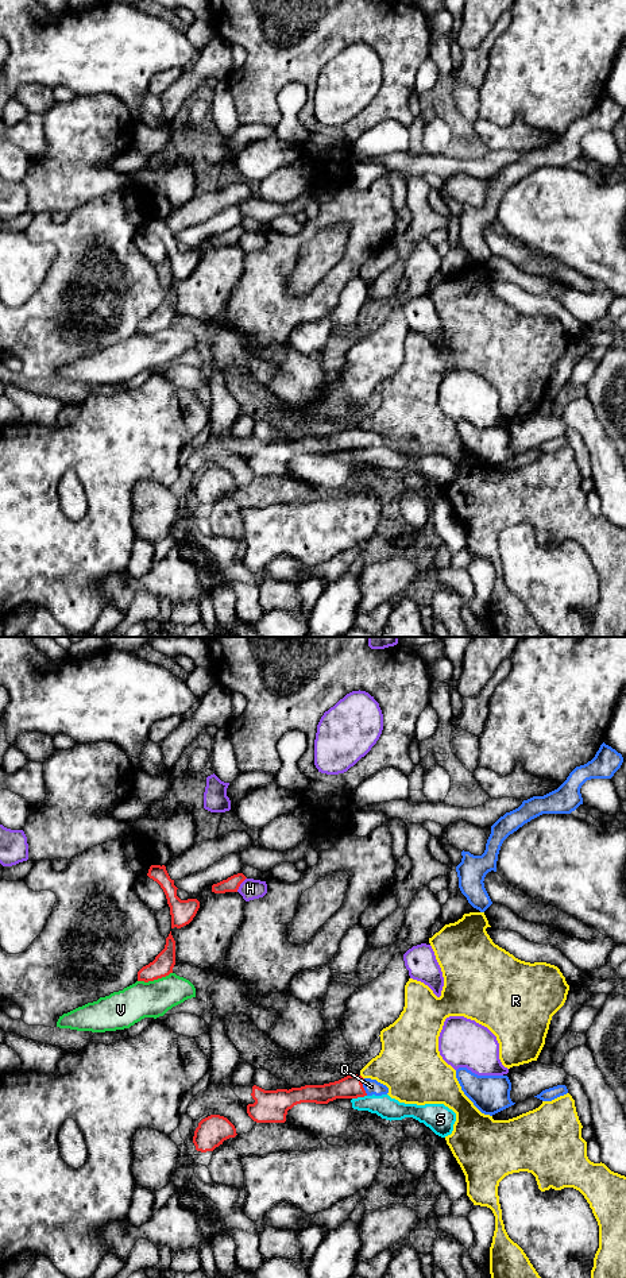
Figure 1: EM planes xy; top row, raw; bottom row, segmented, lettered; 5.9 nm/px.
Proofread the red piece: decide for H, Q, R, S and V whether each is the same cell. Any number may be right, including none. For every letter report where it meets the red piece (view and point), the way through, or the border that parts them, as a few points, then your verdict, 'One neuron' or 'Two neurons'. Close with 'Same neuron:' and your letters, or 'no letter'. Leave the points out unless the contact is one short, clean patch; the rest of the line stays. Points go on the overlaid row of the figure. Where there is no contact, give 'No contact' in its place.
H: Touches red at xy (240, 883). Boundary: xy (246, 877), (236, 891). Two neurons
Q: Touches red at xy (362, 1087). One neuron
R: Touches red at xy (362, 1077). Two neurons
S: Touches red at xy (359, 1096). Boundary: xy (366, 1095), (352, 1099). Two neurons
V: Touches red at xy (154, 979). Two neurons
Same neuron: Q

